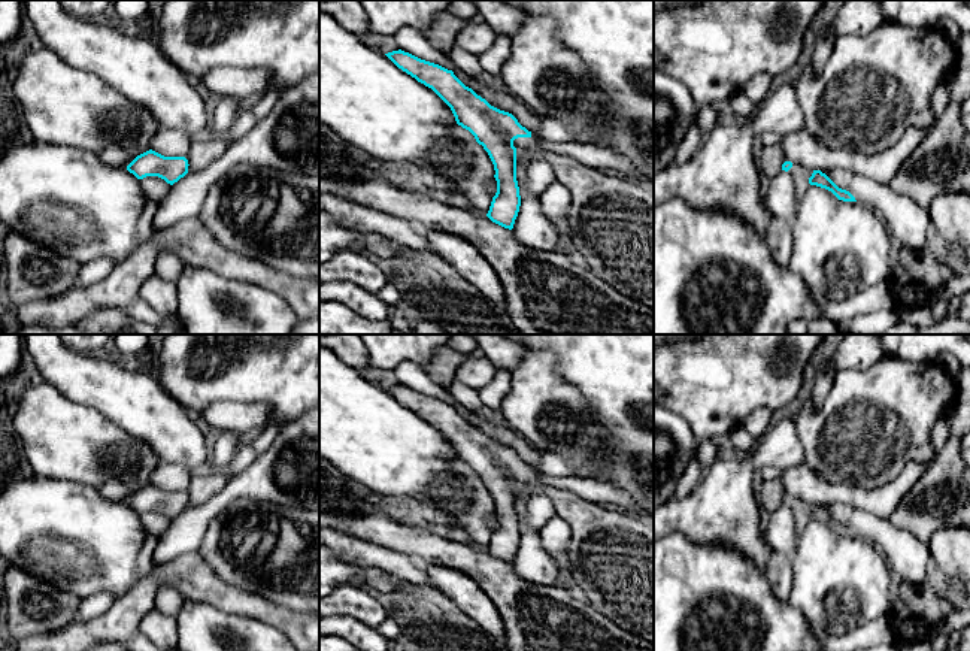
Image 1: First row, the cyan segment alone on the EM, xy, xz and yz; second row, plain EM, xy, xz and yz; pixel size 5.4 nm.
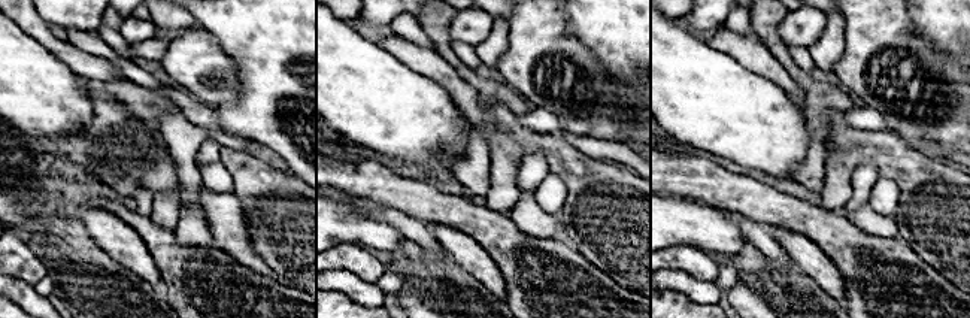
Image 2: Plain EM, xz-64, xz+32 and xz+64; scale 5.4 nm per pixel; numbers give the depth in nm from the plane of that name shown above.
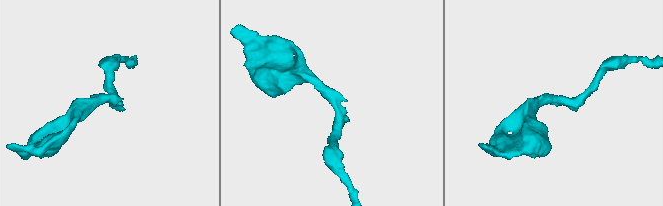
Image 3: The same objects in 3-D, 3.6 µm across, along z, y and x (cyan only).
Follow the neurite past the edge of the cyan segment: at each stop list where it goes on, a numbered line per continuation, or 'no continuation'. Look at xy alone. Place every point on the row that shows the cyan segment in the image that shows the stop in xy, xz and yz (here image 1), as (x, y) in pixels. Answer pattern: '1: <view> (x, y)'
no continuation

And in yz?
1: yz (800, 175)

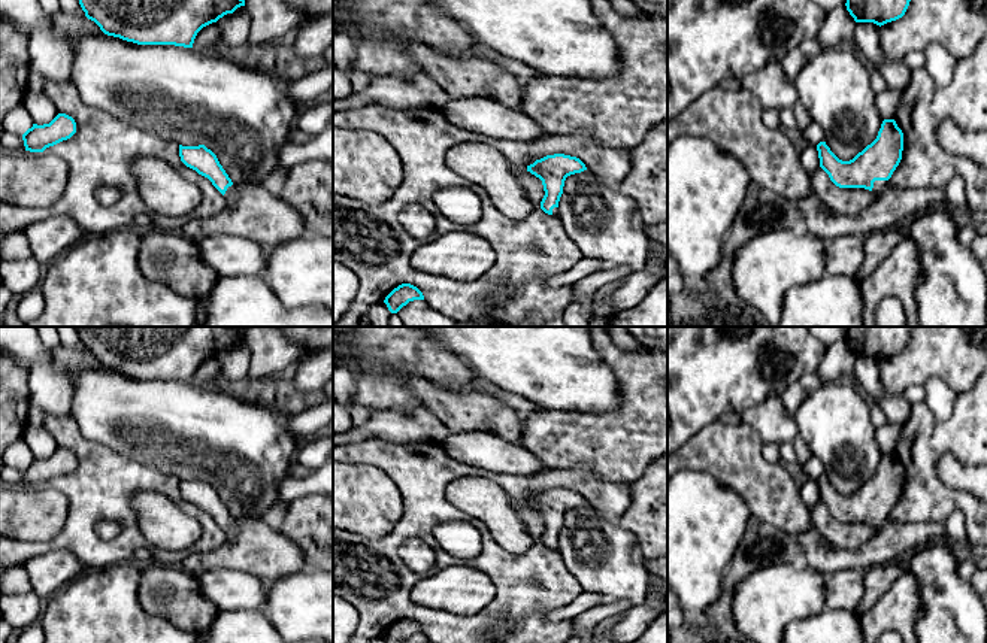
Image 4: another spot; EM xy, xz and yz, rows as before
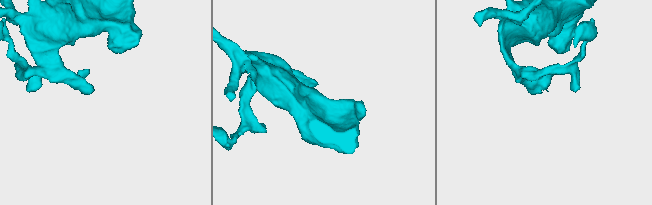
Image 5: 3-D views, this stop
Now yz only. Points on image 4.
1: yz (892, 206)

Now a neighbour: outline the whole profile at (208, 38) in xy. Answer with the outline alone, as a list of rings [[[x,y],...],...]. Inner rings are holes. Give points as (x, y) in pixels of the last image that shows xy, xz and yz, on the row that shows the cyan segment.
[[[212,22],[197,33],[193,48],[200,52],[214,52],[215,46],[219,43],[222,43],[221,31],[217,22]]]

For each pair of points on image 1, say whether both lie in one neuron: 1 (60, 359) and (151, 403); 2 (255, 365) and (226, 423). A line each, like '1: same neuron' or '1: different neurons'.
1: same neuron
2: different neurons

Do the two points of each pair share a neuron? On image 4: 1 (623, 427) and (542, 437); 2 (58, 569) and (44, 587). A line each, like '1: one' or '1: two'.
1: one
2: one

